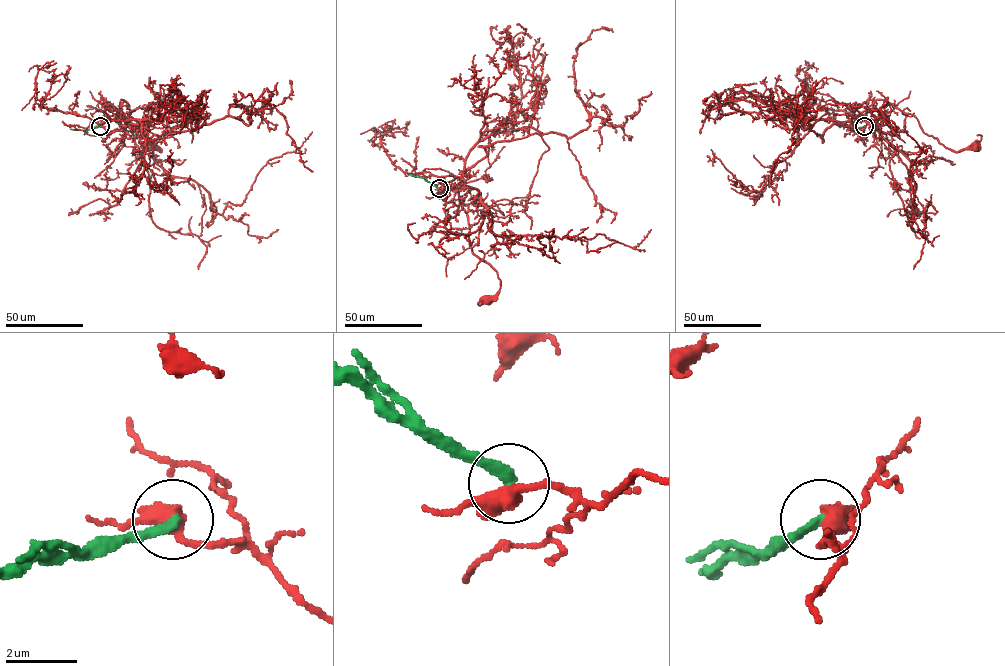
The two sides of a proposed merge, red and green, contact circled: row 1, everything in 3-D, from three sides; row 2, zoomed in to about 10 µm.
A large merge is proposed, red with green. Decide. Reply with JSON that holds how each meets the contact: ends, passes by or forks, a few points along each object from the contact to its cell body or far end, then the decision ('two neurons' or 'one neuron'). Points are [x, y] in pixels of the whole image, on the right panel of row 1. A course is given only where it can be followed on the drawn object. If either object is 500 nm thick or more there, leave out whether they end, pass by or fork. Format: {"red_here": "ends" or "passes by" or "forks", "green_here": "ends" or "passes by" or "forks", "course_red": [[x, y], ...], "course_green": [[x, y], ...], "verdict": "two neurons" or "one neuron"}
{"red_here": "passes by", "green_here": "ends", "course_red": [[864, 126], [863, 131], [855, 129], [849, 121], [884, 100], [912, 114], [925, 133], [948, 148], [974, 146]], "course_green": [[864, 126], [854, 131], [850, 129]], "verdict": "two neurons"}

